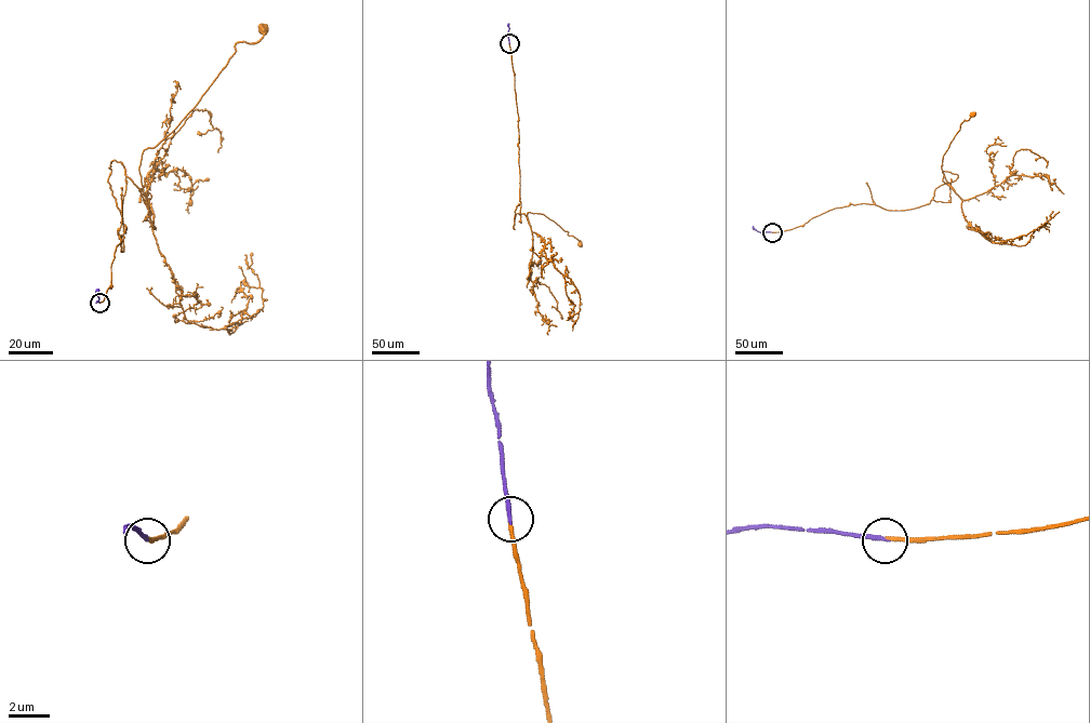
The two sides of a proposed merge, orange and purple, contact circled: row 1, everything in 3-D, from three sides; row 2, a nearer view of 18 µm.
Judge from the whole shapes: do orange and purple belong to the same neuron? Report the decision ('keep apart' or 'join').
join

